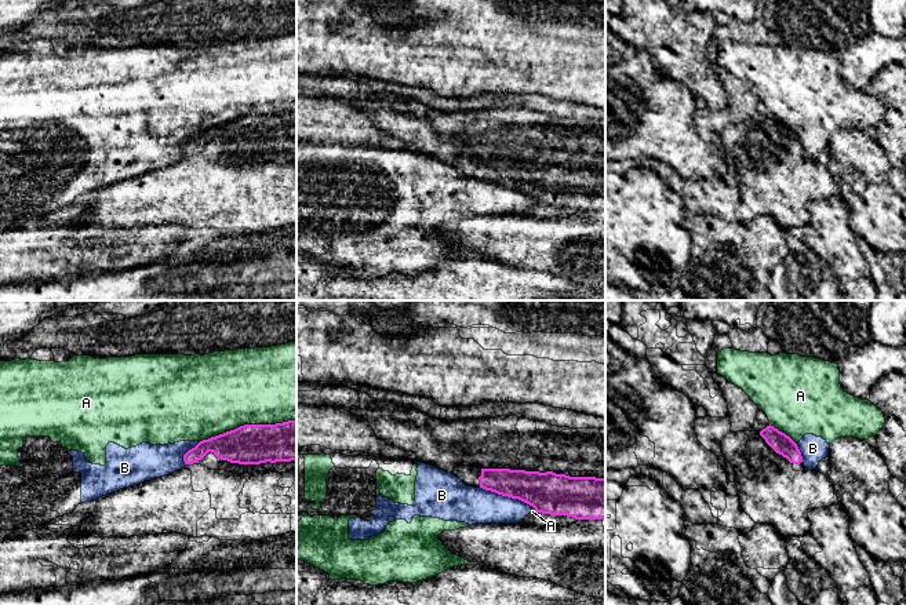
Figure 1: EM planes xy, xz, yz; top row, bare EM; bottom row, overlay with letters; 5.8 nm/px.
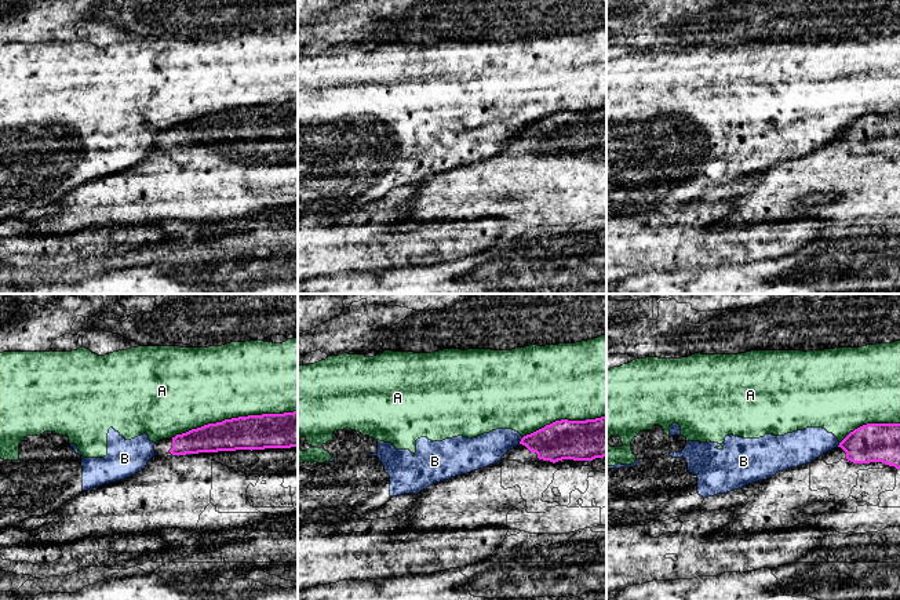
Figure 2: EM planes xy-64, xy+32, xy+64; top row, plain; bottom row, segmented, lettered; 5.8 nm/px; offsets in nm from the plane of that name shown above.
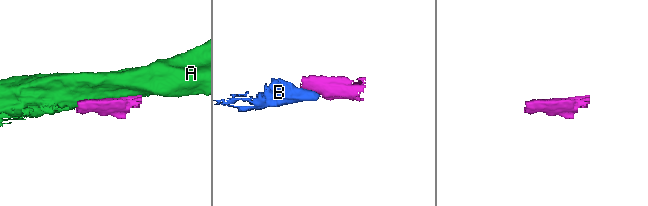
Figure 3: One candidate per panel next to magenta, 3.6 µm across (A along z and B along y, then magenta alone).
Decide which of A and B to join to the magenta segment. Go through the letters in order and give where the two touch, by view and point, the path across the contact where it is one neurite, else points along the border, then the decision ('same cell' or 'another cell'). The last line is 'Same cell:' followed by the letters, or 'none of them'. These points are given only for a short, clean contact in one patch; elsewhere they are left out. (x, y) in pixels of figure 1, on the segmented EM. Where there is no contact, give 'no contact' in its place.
A: meets magenta in xy at (247, 425); another cell
B: meets magenta in xz at (505, 495); border along xz (480, 487), (517, 498), (530, 506); another cell
Same cell: none of them

